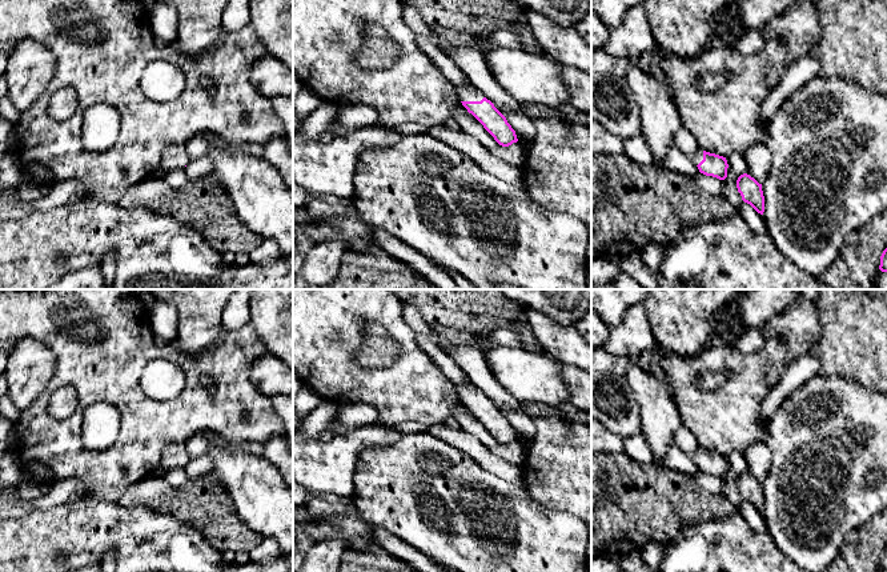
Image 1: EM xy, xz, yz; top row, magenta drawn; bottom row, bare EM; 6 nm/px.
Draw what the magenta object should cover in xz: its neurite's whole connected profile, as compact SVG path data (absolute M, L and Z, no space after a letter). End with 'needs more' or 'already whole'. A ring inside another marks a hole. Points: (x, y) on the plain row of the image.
M469 381L467 385L458 385L457 393L467 411L483 424L499 444L509 445L518 440L515 429L506 416L485 396L482 389Z; needs more

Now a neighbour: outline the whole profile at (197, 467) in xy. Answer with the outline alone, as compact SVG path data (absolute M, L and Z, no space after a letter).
M208 456L190 459L184 471L190 480L196 480L204 475L212 473L214 471L213 461Z

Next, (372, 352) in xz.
M374 321L365 323L362 344L357 349L356 361L368 368L388 368L398 356L398 345L389 331Z

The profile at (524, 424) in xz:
M522 409L521 411L502 411L507 421L515 429L518 441L529 441L535 435L535 425L530 416L527 416Z

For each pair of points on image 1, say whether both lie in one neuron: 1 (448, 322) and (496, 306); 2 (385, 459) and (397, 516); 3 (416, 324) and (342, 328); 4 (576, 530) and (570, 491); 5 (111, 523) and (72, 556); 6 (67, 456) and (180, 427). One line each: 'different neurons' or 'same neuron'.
1: same neuron
2: same neuron
3: different neurons
4: different neurons
5: same neuron
6: same neuron

